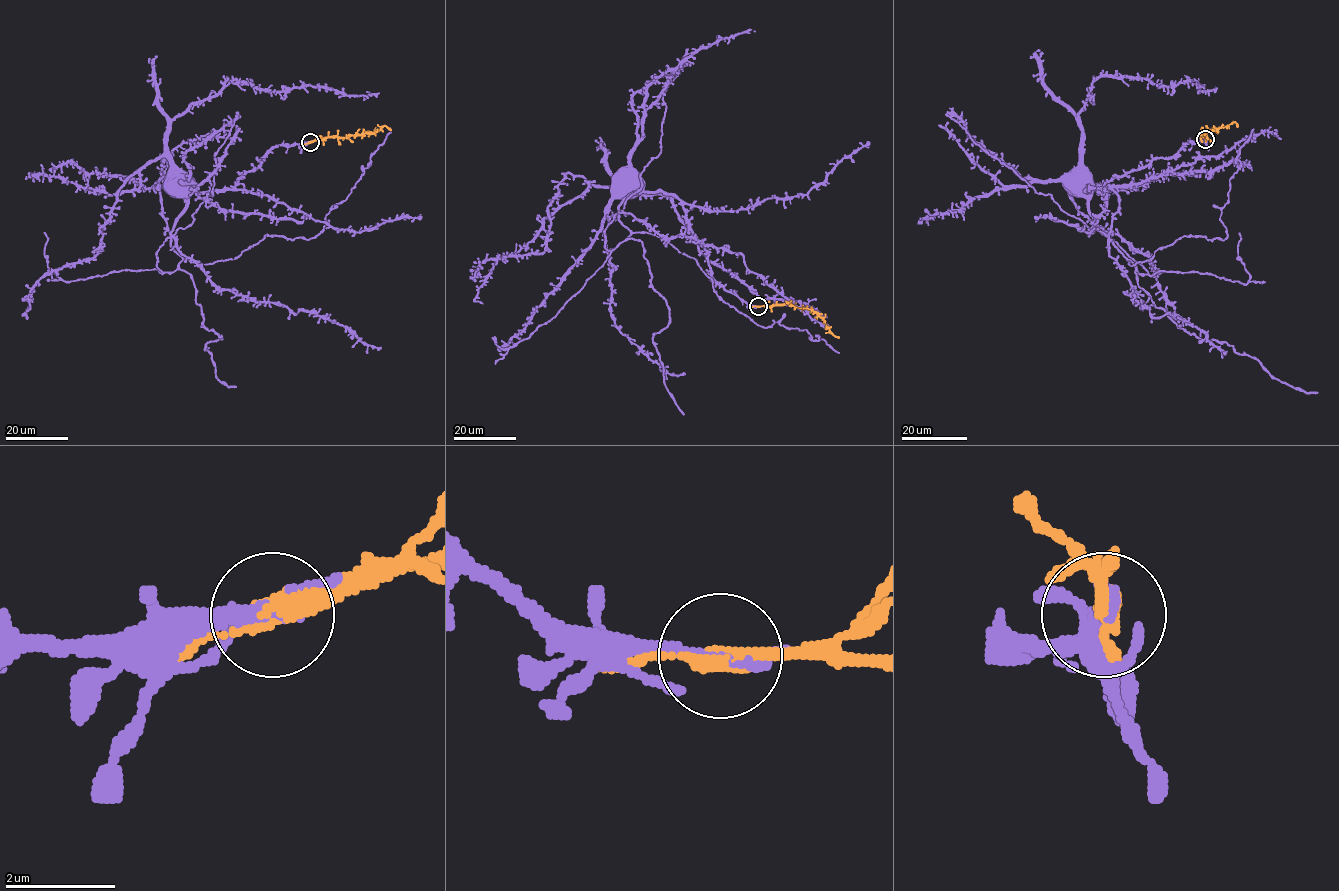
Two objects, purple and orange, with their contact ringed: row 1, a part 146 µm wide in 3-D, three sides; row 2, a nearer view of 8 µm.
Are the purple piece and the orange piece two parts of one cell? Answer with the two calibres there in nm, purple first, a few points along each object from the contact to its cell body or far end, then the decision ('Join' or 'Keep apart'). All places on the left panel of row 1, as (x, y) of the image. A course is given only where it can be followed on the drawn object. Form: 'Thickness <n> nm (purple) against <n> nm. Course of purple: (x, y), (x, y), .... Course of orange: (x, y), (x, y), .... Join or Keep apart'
Thickness 240 nm (purple) against 320 nm. Course of purple: (310, 142), (278, 144), (231, 189), (197, 192), (179, 180). Course of orange: (310, 142), (372, 133), (383, 126), (391, 130). Join

